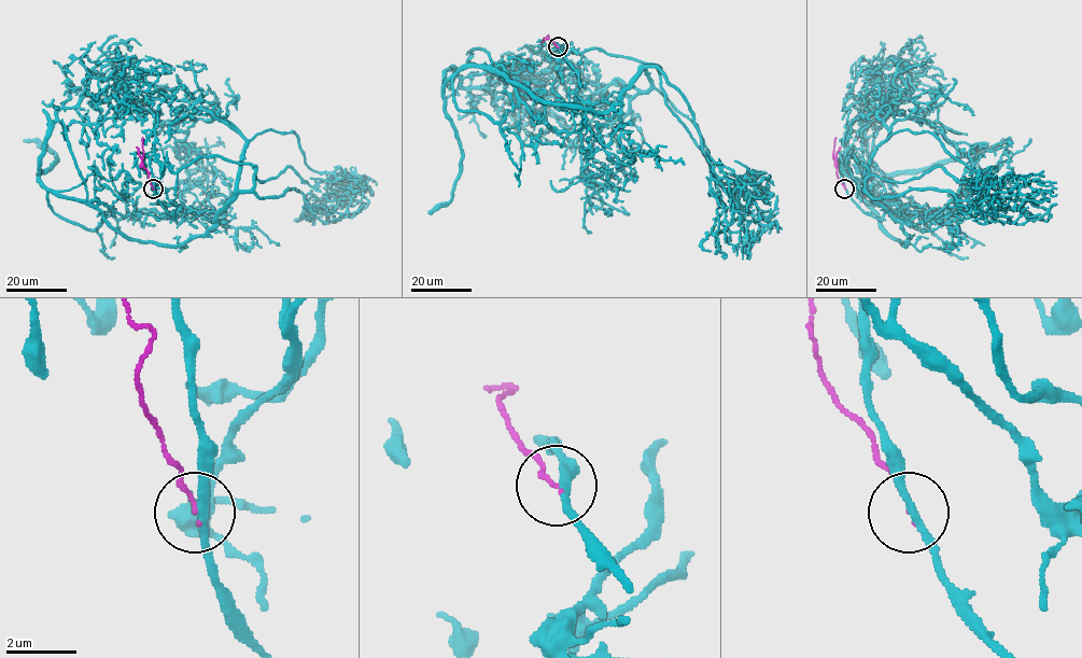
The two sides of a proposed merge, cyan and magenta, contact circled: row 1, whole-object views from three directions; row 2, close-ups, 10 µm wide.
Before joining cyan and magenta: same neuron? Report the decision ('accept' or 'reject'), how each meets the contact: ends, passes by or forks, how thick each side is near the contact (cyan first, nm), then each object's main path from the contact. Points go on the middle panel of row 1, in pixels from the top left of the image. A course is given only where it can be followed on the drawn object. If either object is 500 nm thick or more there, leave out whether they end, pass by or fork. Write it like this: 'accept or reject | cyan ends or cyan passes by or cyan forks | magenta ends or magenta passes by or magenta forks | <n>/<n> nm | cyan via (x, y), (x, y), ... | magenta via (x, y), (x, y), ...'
reject | cyan passes by | magenta ends | 220/100 nm | cyan via (558, 47), (660, 68), (596, 112), (480, 67), (444, 87), (451, 68), (487, 89), (521, 142), (577, 129) | magenta via (558, 47), (553, 39), (548, 34), (547, 38)

